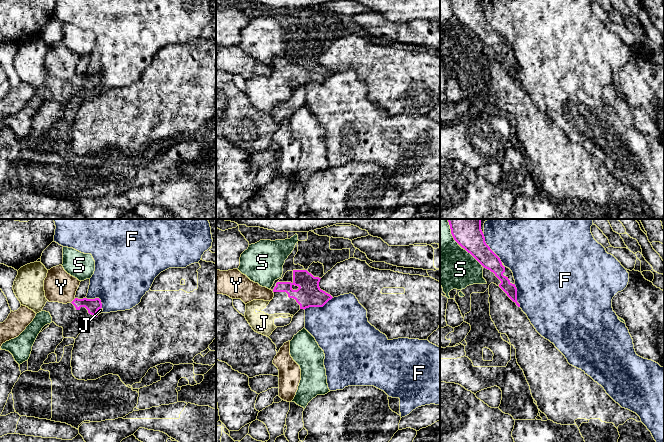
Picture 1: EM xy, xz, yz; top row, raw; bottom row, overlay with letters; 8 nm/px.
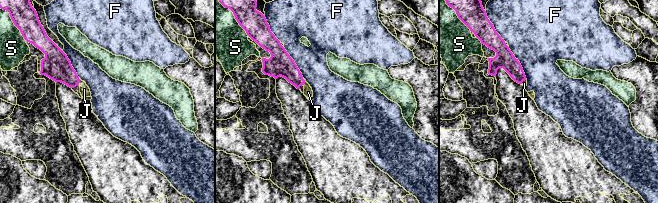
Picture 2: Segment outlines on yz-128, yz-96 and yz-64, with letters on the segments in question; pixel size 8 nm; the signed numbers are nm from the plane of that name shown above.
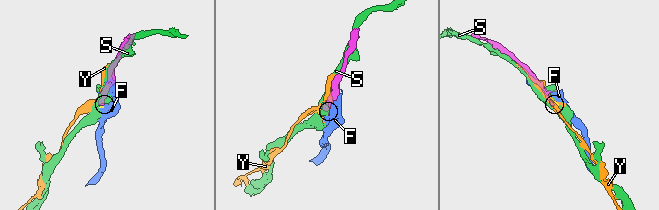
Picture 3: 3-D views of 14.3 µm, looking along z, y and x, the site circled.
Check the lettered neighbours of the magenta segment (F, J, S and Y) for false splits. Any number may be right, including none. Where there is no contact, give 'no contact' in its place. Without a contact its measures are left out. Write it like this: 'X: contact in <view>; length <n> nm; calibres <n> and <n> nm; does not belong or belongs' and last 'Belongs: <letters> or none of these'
F: contact in yz; length 280 nm; calibres 240 and 480 nm; does not belong
J: contact in xy; length 80 nm; calibres 110 and 30 nm; belongs
S: contact in yz; length 190 nm; calibres 240 and 360 nm; does not belong
Y: contact in xy; length 60 nm; calibres 110 and 260 nm; does not belong
Belongs: J

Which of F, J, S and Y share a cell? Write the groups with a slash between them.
F / J / S / Y

